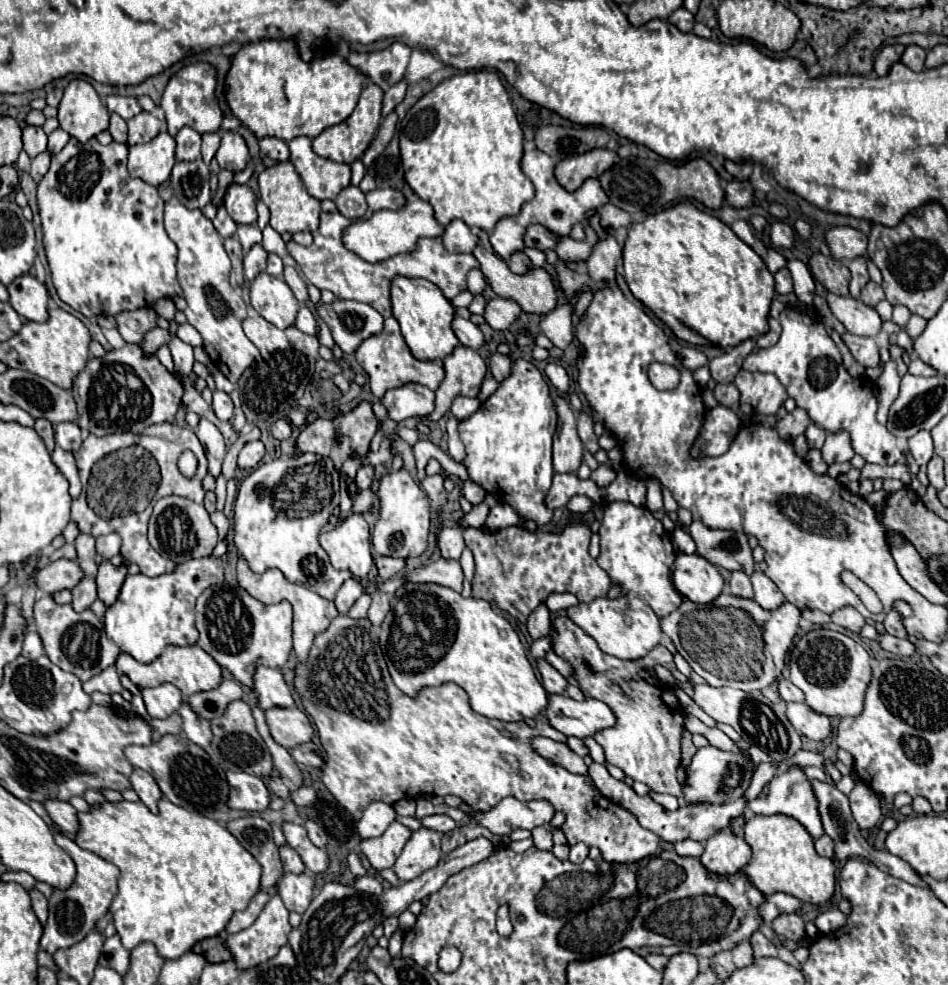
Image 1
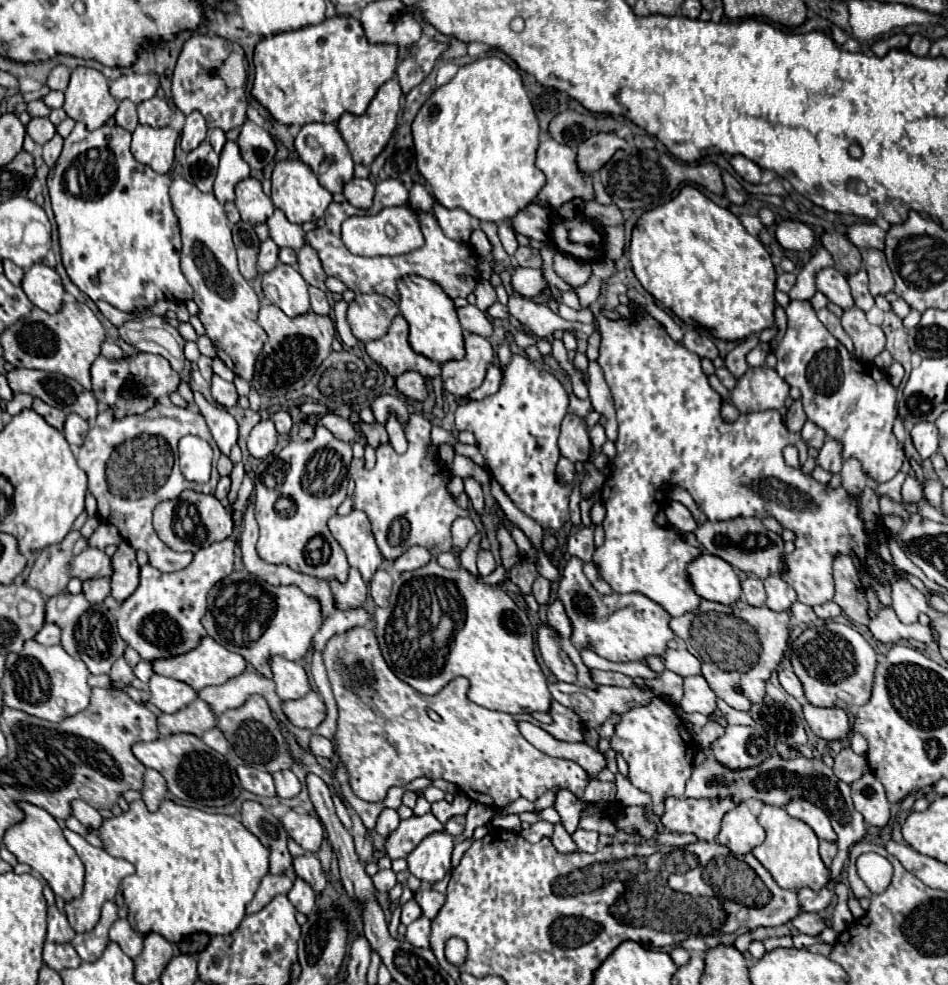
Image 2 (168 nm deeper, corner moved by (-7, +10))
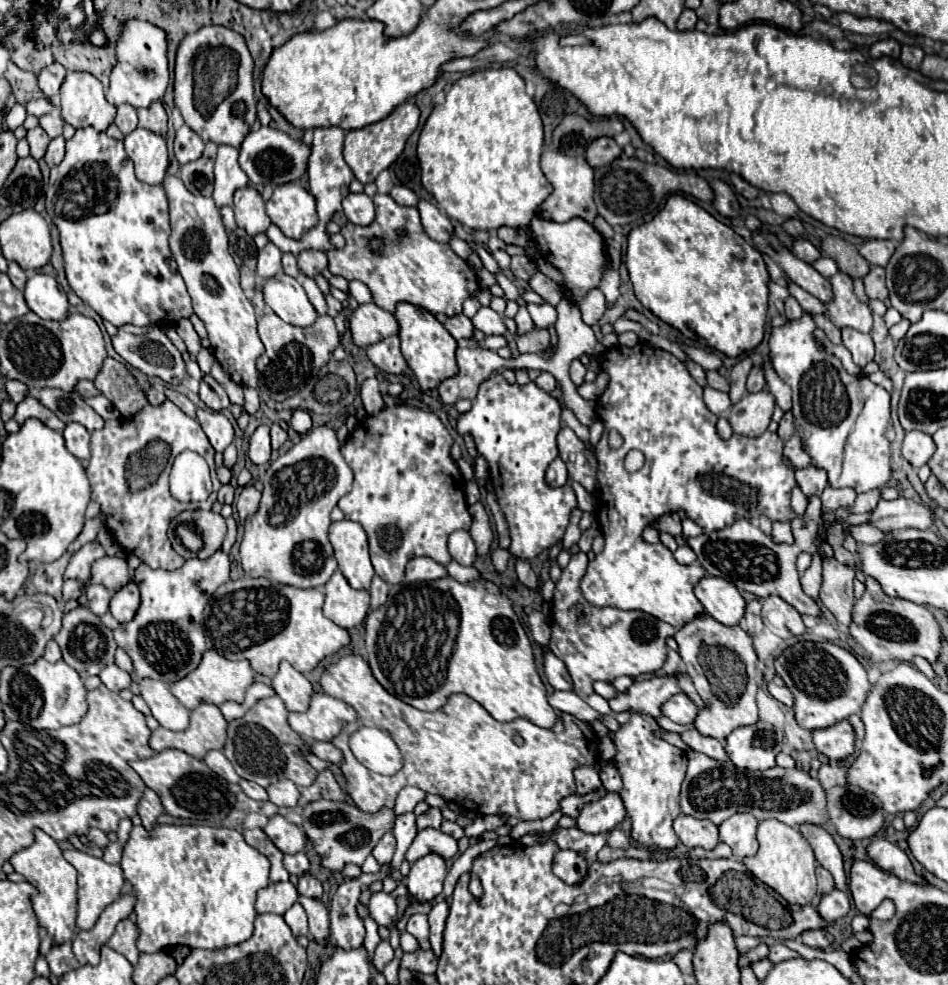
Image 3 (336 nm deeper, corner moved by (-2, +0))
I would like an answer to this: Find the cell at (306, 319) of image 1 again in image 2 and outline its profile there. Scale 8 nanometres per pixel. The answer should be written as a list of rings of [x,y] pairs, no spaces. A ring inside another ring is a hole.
[[[309,287],[309,295],[311,295],[311,309],[315,311],[315,313],[319,313],[319,315],[329,315],[329,311],[331,311],[331,305],[329,305],[329,301],[327,301],[327,295],[325,295],[325,291],[321,291],[321,289],[317,289],[317,287]]]

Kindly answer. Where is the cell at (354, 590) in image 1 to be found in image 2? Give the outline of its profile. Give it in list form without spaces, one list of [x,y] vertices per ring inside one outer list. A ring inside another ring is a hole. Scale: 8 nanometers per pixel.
[[[349,569],[349,577],[345,583],[331,581],[329,585],[337,609],[355,609],[361,607],[367,599],[367,583],[359,577],[357,569]]]

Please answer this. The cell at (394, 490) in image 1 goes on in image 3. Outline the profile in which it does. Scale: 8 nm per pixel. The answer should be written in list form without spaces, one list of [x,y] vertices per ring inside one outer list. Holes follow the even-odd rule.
[[[386,407],[376,417],[366,417],[366,421],[358,421],[356,429],[350,435],[350,441],[342,445],[342,455],[348,467],[354,471],[352,491],[338,501],[344,517],[356,521],[364,527],[368,535],[370,559],[378,577],[386,583],[400,583],[404,579],[404,567],[412,557],[430,557],[436,563],[448,565],[450,553],[446,549],[446,539],[452,531],[470,529],[472,517],[468,513],[468,505],[464,499],[464,479],[450,459],[450,447],[454,439],[442,421],[422,409],[414,407]]]

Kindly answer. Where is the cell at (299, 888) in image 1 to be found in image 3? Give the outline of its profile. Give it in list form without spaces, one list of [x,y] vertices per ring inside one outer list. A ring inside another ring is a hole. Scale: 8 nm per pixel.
[[[294,903],[286,913],[284,913],[284,921],[288,923],[288,927],[292,929],[292,933],[298,935],[308,935],[308,917],[306,911],[300,903]]]

